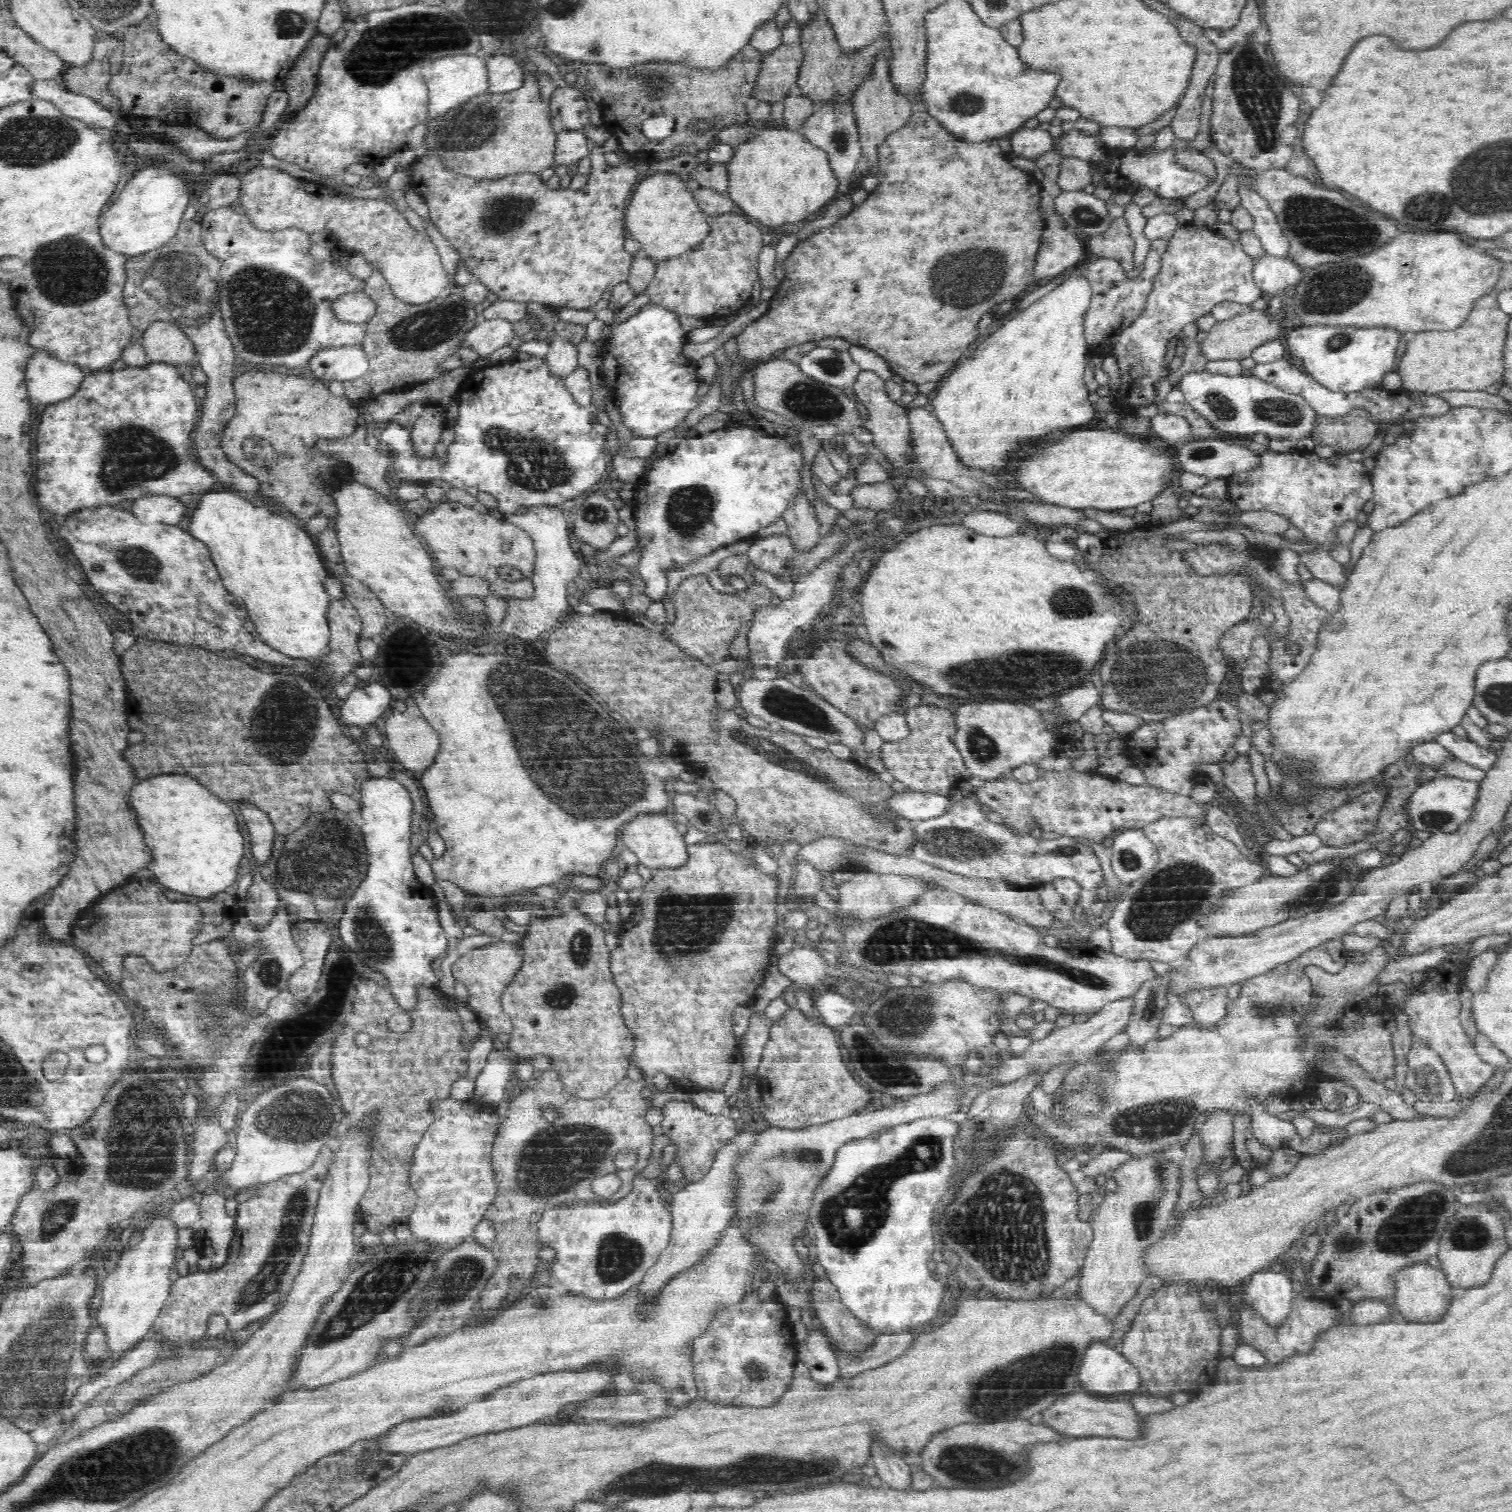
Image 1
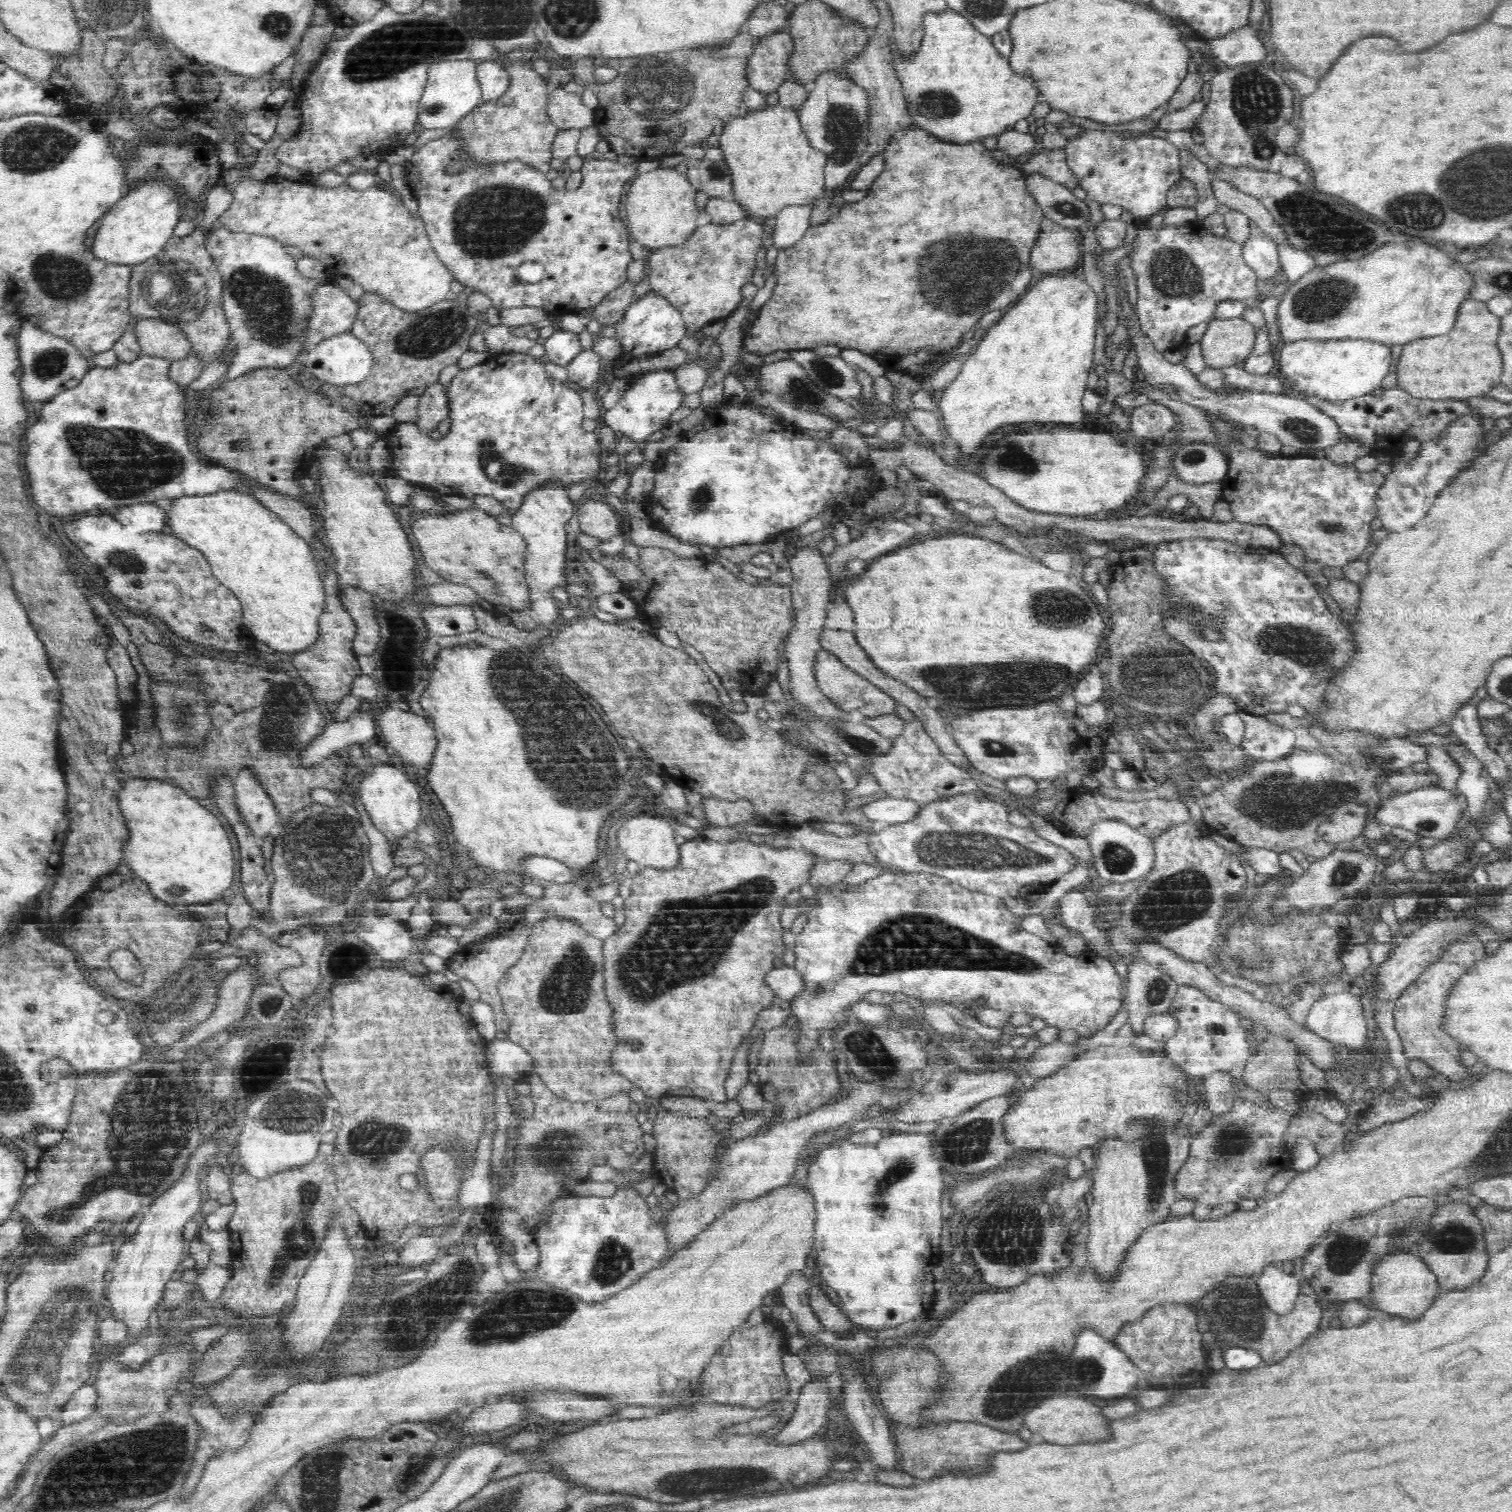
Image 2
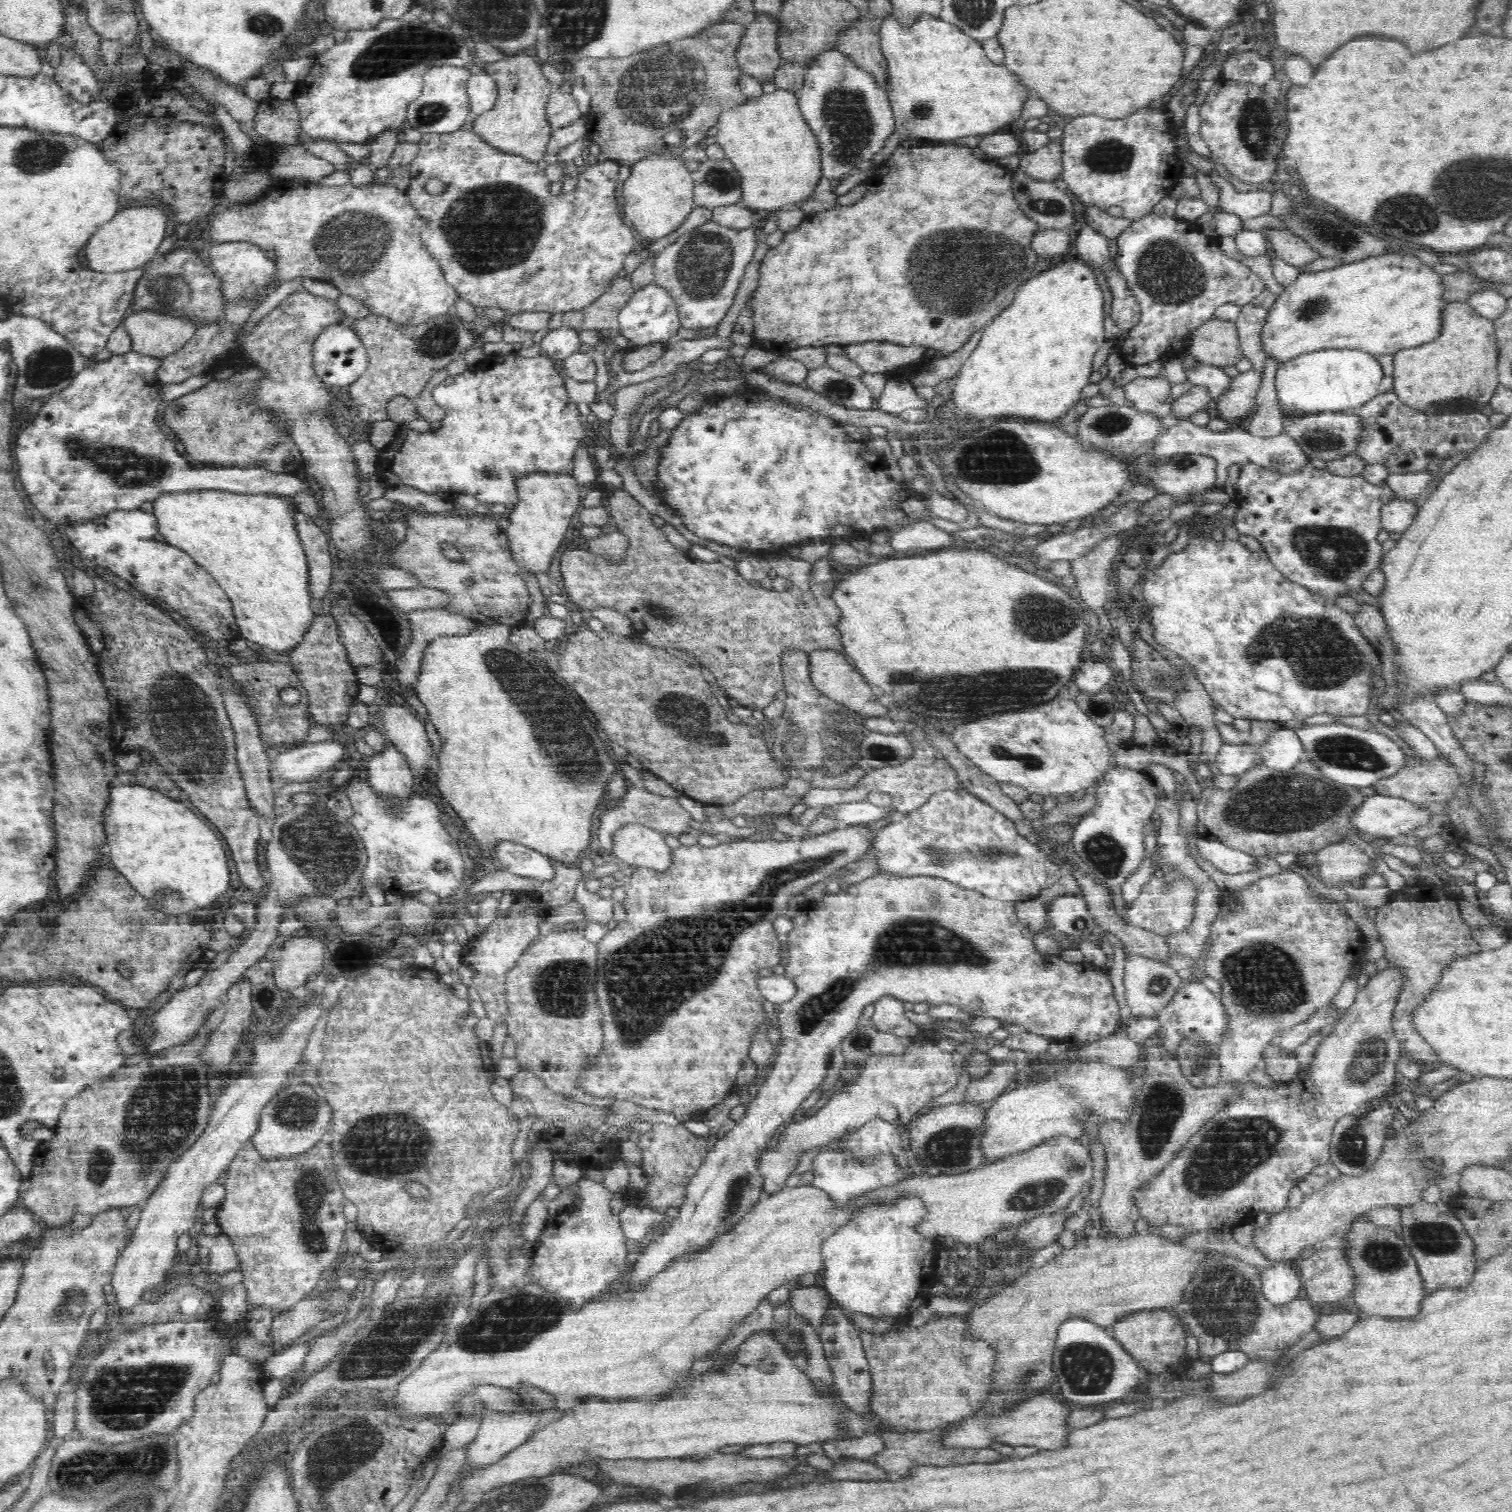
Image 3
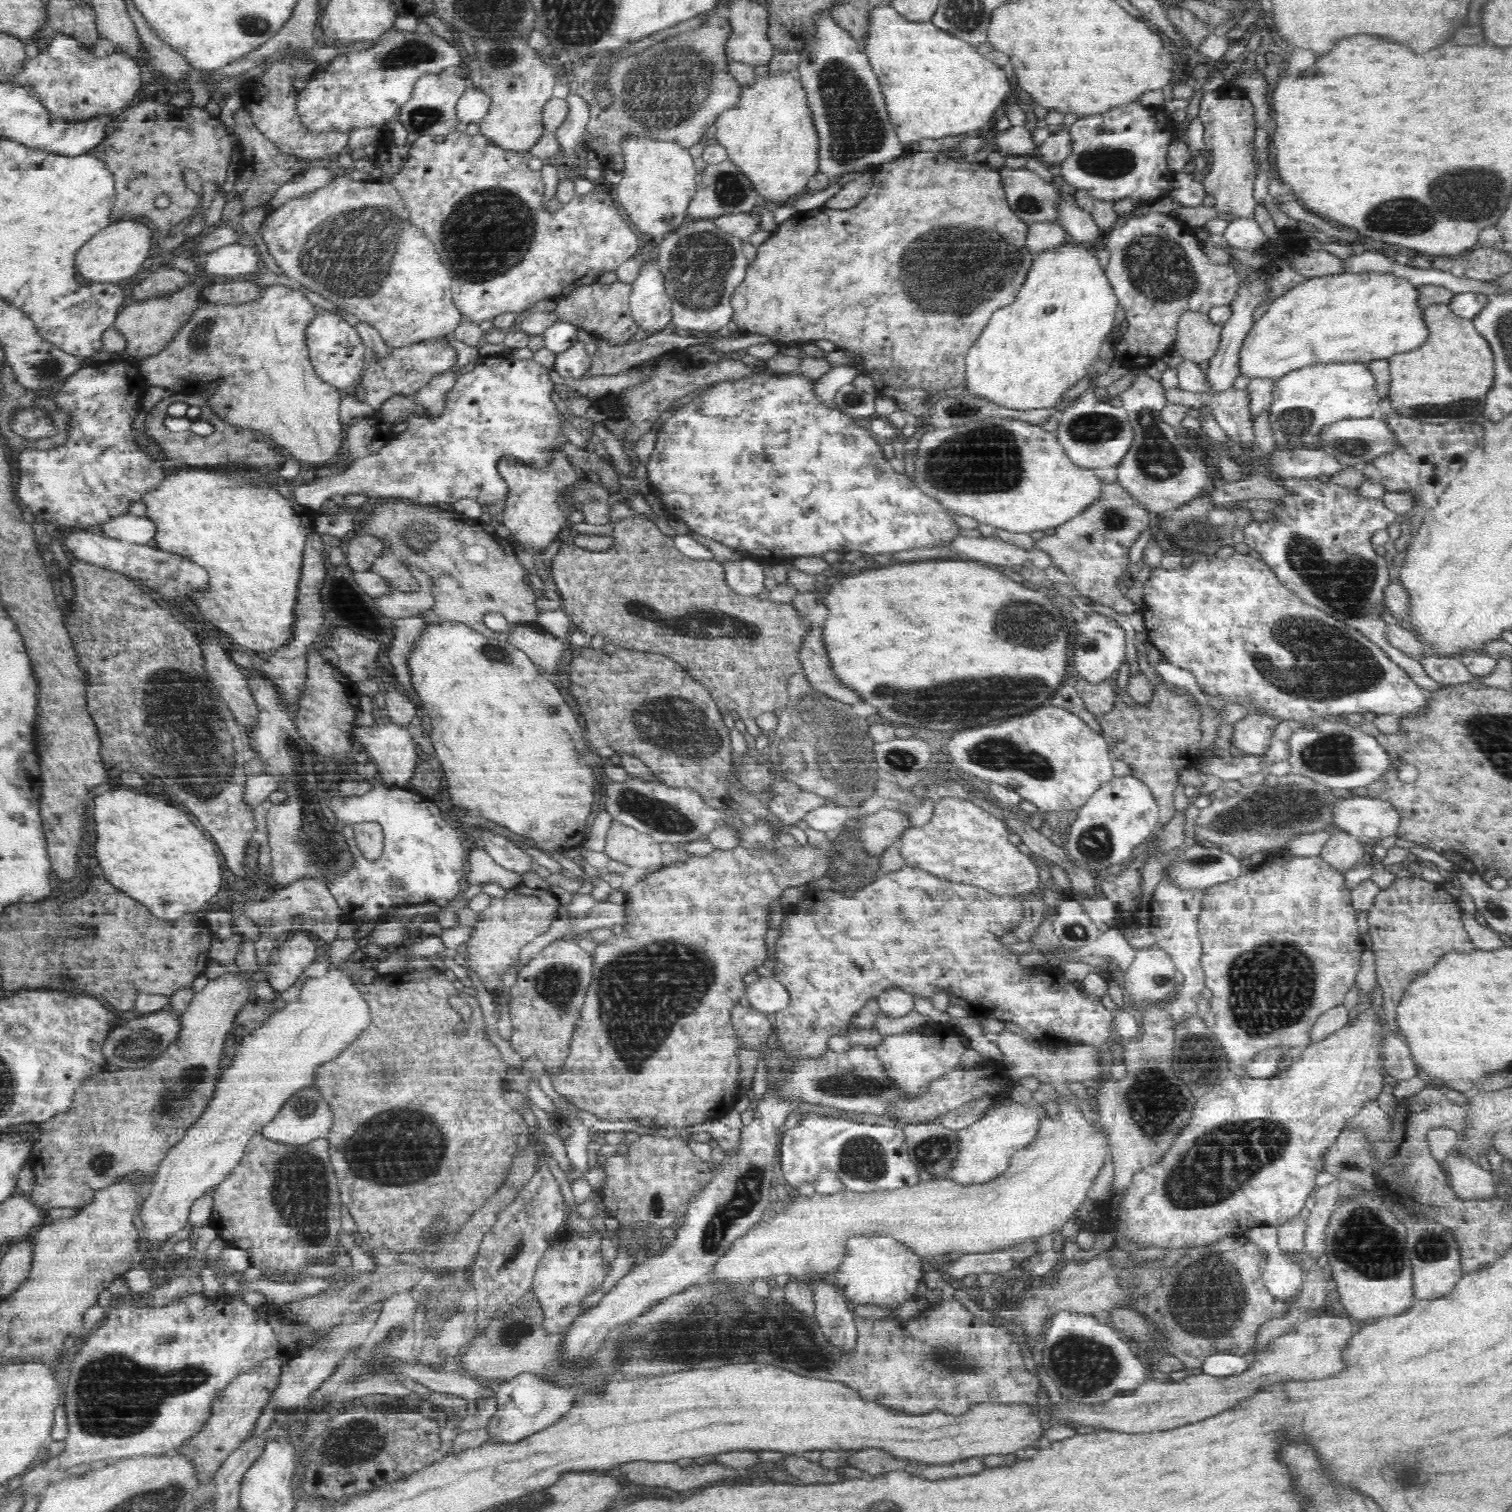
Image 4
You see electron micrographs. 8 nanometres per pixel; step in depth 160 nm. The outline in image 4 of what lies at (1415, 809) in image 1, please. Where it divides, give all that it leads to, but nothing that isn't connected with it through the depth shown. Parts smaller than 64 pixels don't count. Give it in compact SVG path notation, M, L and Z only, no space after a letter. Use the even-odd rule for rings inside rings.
M1368 796L1342 798L1332 808L1333 828L1356 836L1363 844L1378 844L1382 838L1394 835L1400 824L1395 806Z

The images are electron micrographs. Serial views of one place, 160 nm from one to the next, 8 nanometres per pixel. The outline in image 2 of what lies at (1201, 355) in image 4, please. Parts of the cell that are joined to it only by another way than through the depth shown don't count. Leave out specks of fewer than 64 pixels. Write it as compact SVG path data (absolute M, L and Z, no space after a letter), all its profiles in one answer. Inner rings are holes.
M1242 316L1213 319L1200 339L1206 366L1224 368L1241 365L1253 351L1256 339L1254 327Z

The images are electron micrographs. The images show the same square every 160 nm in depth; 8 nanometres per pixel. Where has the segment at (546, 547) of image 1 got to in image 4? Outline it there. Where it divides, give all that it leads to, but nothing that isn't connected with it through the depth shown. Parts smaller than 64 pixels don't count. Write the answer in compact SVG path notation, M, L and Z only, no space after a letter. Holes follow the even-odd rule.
M556 451L550 466L546 468L530 468L516 458L507 456L499 460L498 473L507 482L508 494L504 500L503 524L518 538L518 542L526 548L544 550L558 536L562 526L566 526L566 516L562 516L556 500L564 494L568 486L572 486L580 473L572 466L570 459L561 451Z

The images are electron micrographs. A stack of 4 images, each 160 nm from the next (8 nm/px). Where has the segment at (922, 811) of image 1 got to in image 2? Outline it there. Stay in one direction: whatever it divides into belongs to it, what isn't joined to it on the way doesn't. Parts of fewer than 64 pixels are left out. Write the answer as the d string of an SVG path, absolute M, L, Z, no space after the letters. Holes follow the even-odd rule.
M886 797L864 806L863 815L868 820L881 820L893 825L912 820L922 808L924 806L916 801Z

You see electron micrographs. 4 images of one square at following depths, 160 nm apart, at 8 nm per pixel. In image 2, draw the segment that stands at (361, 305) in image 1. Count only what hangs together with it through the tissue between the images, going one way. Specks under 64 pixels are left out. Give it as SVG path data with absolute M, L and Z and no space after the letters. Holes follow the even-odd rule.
M336 284L320 285L316 296L311 297L316 312L308 320L308 349L331 336L350 331L359 312L359 303Z

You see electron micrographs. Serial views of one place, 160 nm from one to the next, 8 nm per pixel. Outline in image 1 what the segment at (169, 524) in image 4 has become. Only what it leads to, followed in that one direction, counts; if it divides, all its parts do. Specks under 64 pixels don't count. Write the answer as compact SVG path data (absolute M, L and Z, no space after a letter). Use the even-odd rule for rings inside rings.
M229 489L209 490L199 500L188 530L198 540L208 544L214 564L224 580L224 587L243 601L249 617L255 622L260 641L291 658L331 658L334 652L330 648L331 628L327 610L332 597L326 593L324 587L324 579L328 574L312 539L296 527L291 517L264 506L255 498L244 499L237 496Z

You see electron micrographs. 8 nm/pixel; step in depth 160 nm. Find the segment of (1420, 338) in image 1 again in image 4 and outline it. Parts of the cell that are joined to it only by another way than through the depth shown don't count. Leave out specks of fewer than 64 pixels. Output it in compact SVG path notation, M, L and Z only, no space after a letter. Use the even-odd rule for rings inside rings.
M1447 303L1433 304L1423 311L1428 338L1418 348L1388 359L1391 408L1400 414L1412 412L1422 424L1437 425L1453 419L1470 420L1470 415L1483 416L1486 392L1495 380L1491 345L1480 336L1473 320L1456 316Z

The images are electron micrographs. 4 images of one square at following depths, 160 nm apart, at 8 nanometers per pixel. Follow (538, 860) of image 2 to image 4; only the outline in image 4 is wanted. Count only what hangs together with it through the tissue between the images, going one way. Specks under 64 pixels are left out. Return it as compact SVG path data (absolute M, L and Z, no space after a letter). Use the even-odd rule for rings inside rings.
M481 828L480 836L482 846L500 866L518 874L531 868L534 860L521 848L514 846L512 840L486 828Z

